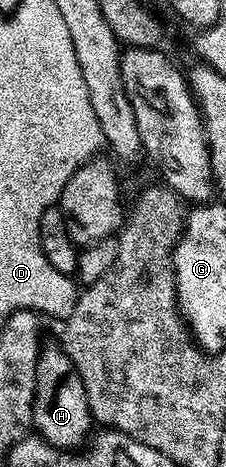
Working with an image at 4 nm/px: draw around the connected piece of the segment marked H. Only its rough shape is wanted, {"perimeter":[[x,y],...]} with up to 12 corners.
{"perimeter":[[59,343],[41,344],[32,425],[76,451],[94,429],[86,387]]}

